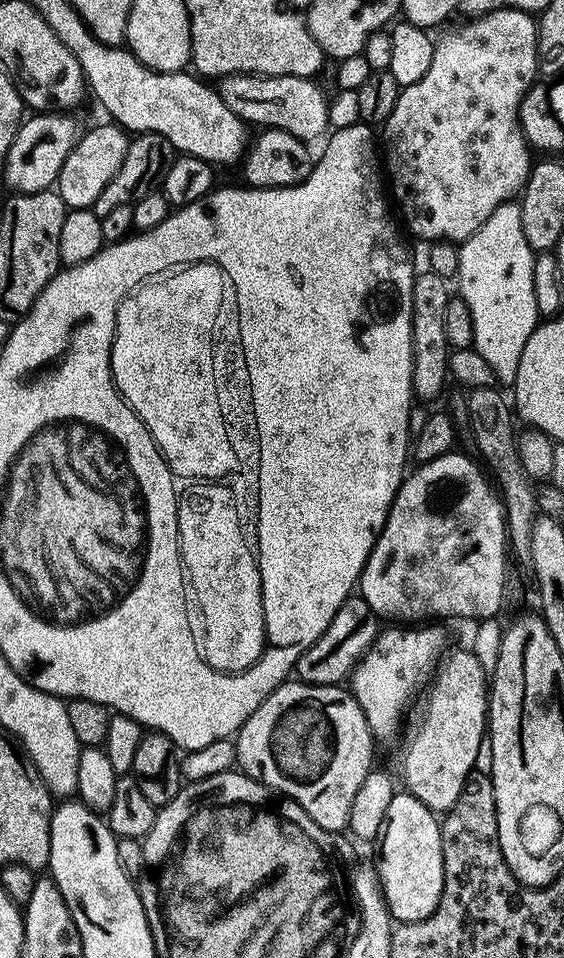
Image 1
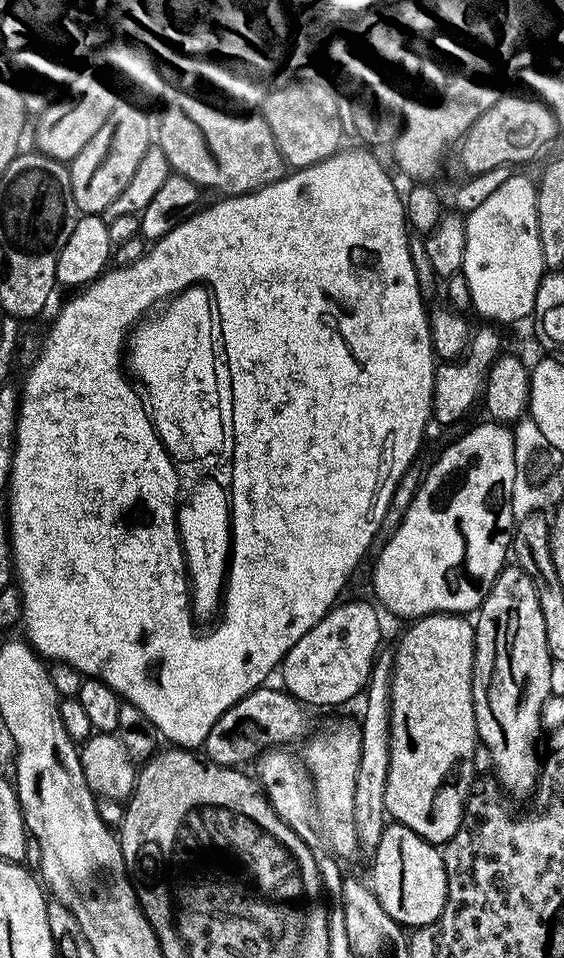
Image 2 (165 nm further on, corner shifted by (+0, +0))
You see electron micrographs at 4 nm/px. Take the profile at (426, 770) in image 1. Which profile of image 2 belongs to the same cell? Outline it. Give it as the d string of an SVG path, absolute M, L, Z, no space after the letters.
M434 612L431 616L413 619L412 624L404 632L400 646L394 650L392 665L392 747L389 750L389 776L386 778L385 806L387 815L395 823L405 824L414 834L434 845L442 846L464 823L464 807L474 791L476 780L476 715L474 714L474 694L472 693L472 675L474 674L474 658L476 657L476 629L467 615L454 612Z

